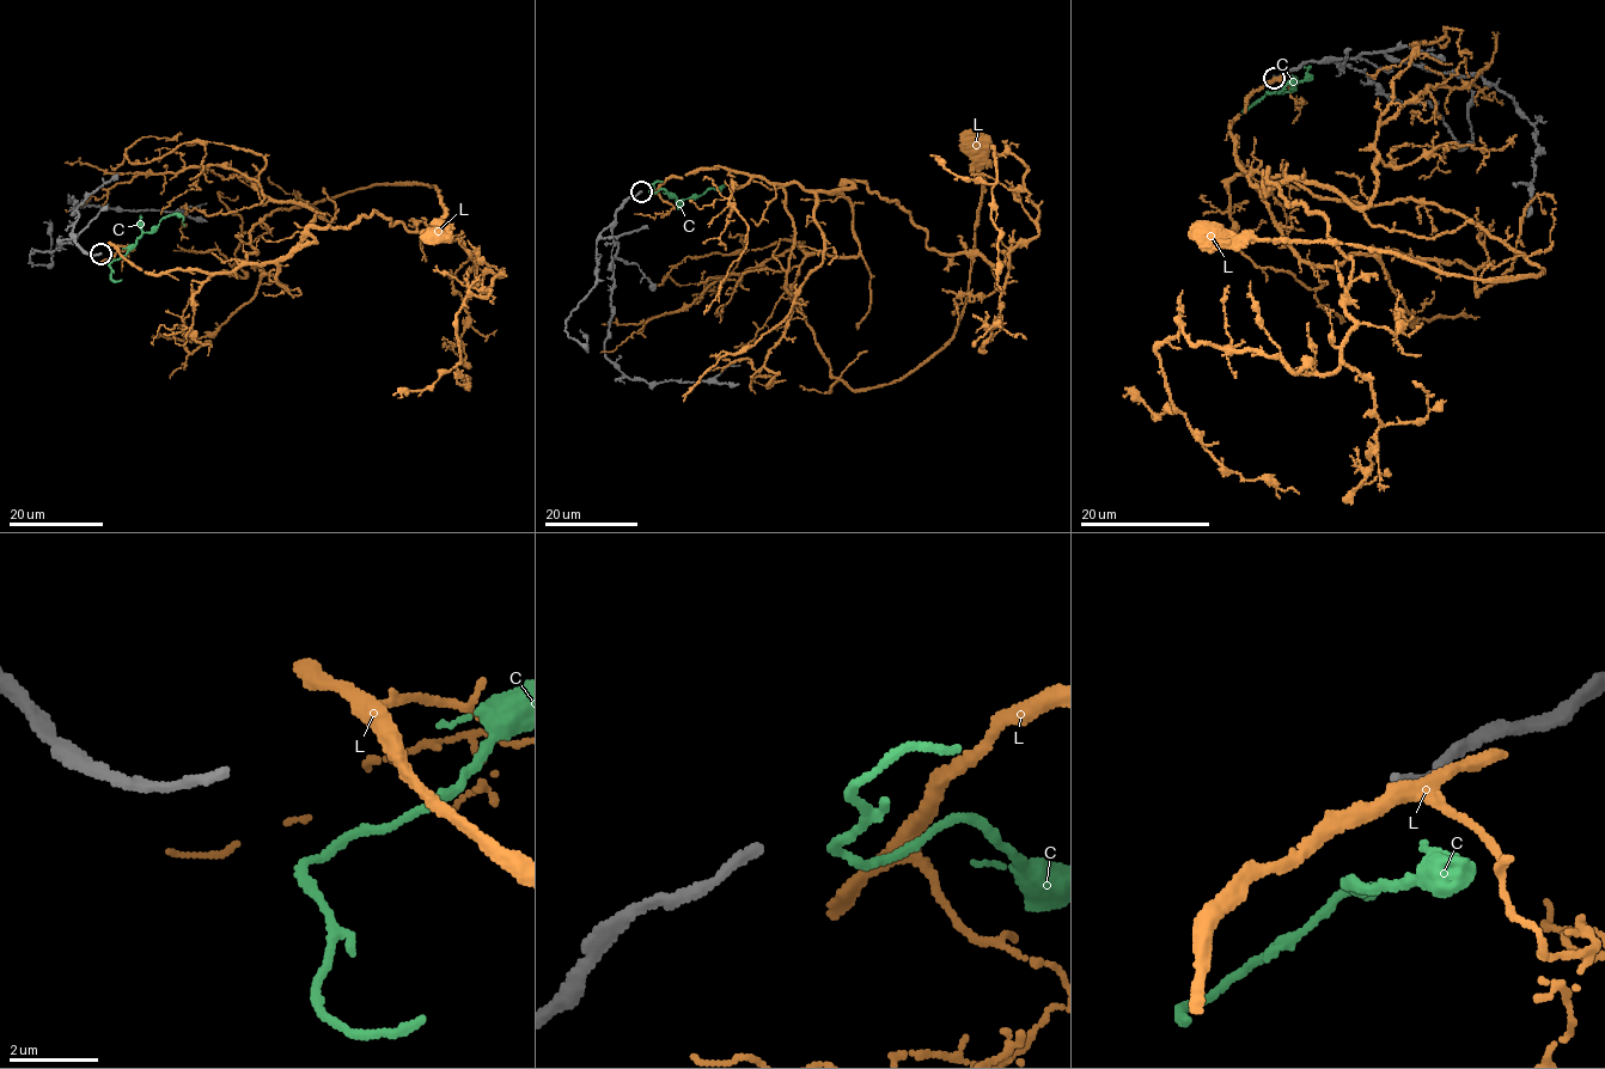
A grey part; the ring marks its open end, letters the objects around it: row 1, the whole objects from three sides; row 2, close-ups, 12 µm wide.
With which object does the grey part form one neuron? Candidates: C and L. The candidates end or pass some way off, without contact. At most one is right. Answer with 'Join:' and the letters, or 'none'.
Join: none

